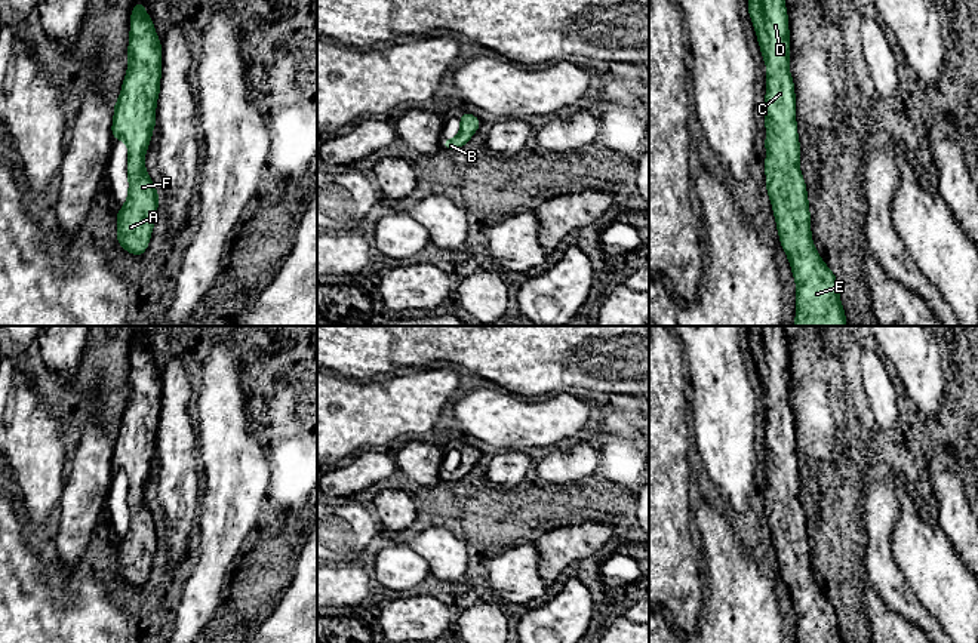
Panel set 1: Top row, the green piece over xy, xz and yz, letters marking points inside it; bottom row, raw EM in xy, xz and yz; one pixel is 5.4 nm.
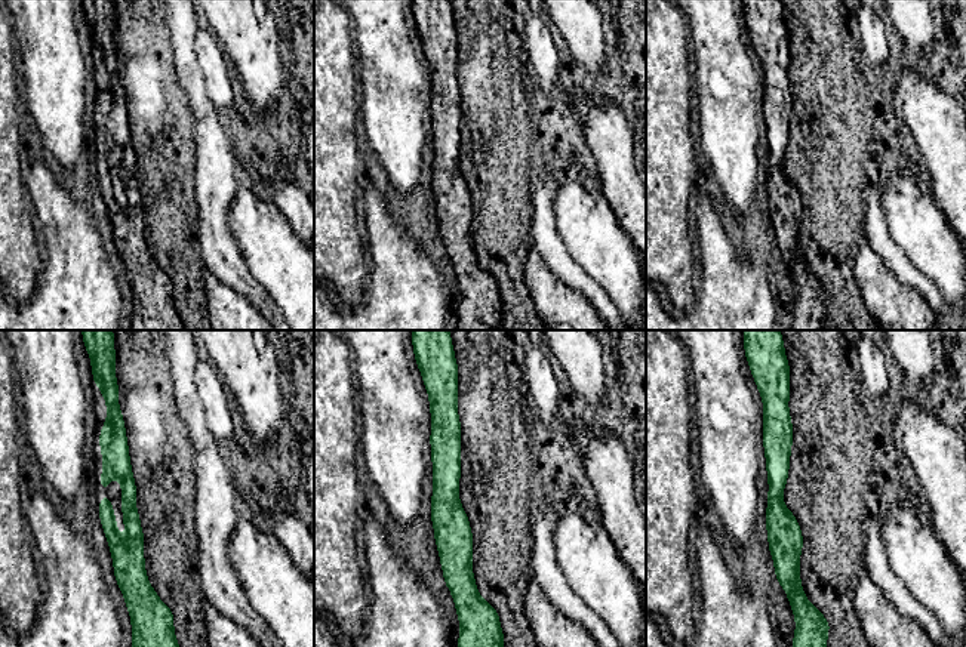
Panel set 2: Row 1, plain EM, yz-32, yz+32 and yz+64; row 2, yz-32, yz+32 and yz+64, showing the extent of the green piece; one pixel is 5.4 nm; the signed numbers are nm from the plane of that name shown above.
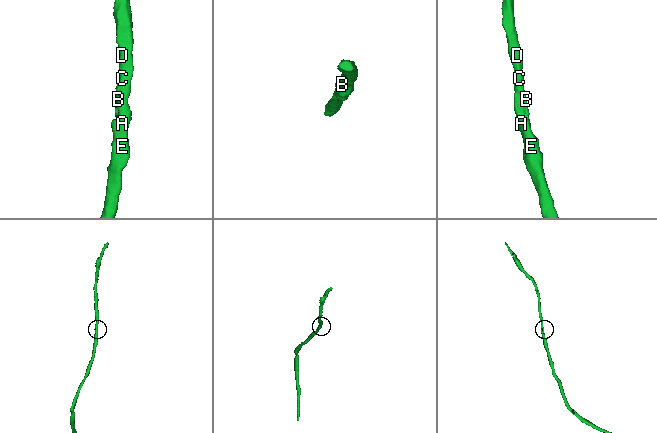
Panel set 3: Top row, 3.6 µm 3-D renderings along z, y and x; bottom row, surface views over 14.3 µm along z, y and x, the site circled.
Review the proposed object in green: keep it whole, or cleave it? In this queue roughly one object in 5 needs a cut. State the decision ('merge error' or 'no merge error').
no merge error

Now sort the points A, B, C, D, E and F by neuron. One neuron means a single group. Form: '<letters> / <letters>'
A B C D E F

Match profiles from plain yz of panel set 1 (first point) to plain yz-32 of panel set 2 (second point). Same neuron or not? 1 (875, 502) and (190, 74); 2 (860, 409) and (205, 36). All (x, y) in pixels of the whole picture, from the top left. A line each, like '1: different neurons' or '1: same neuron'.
1: same neuron
2: different neurons

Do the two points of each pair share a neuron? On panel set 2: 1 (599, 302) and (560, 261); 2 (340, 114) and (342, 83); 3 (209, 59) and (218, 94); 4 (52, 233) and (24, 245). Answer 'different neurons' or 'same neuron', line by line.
1: same neuron
2: same neuron
3: same neuron
4: different neurons

